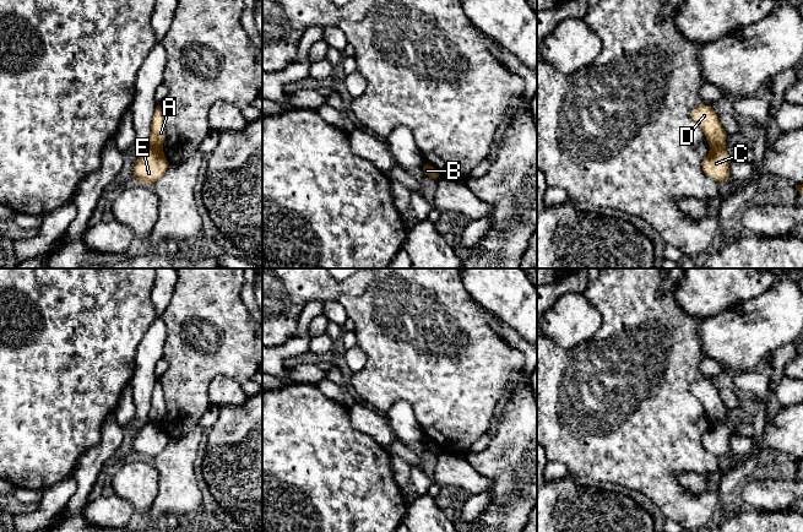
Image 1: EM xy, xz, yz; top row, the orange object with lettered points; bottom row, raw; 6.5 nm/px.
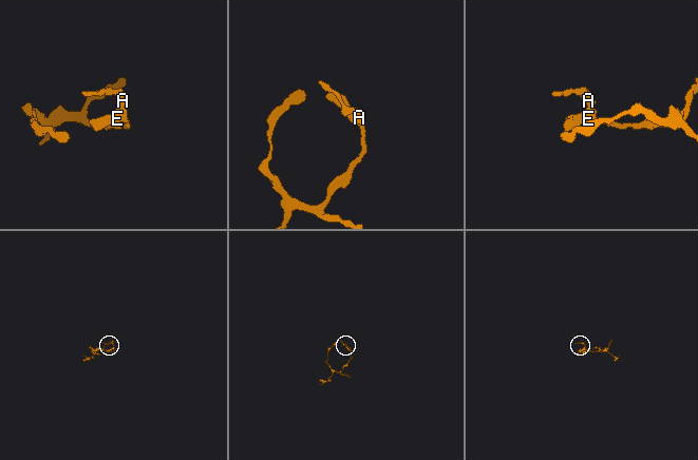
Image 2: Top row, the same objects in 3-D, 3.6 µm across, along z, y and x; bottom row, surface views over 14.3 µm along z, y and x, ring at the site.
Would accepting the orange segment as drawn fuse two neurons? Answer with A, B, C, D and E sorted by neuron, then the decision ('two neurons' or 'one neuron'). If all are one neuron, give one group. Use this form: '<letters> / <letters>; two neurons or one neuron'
A D / B C E; two neurons

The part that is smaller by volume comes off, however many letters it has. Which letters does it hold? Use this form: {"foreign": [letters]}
{"foreign": ["A", "D"]}

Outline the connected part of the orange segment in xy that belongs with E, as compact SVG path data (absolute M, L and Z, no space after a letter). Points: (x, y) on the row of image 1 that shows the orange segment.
M148 146L141 153L132 169L132 178L152 186L168 169L168 159L161 147Z

